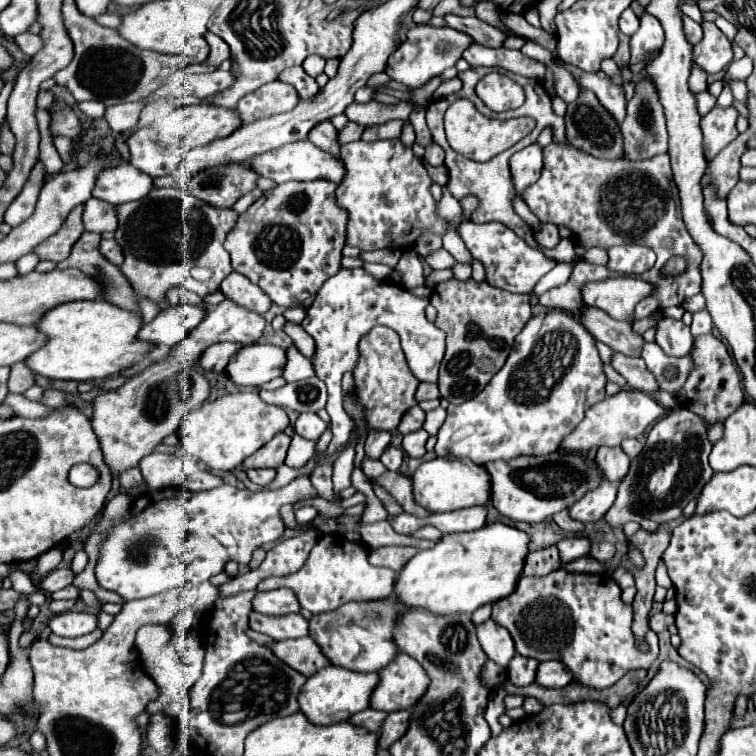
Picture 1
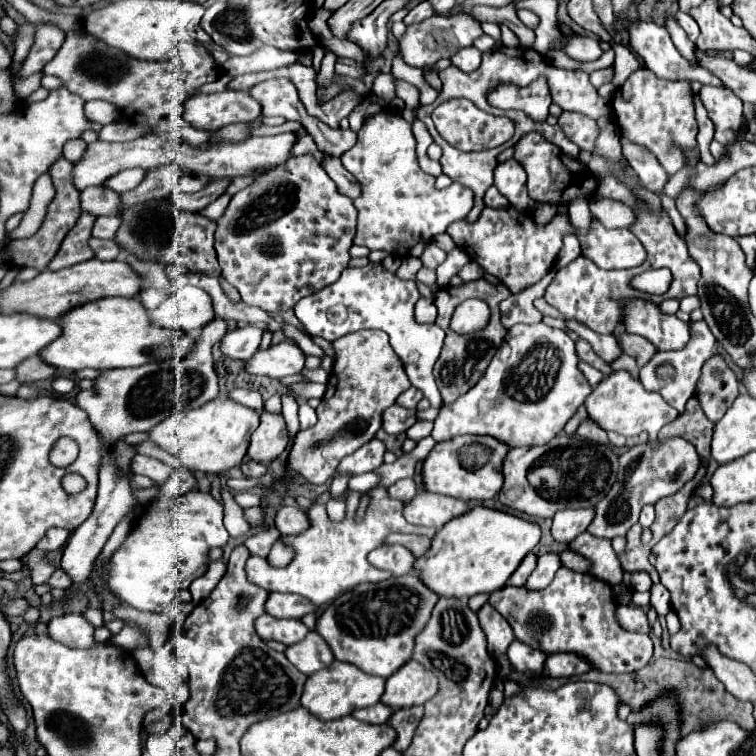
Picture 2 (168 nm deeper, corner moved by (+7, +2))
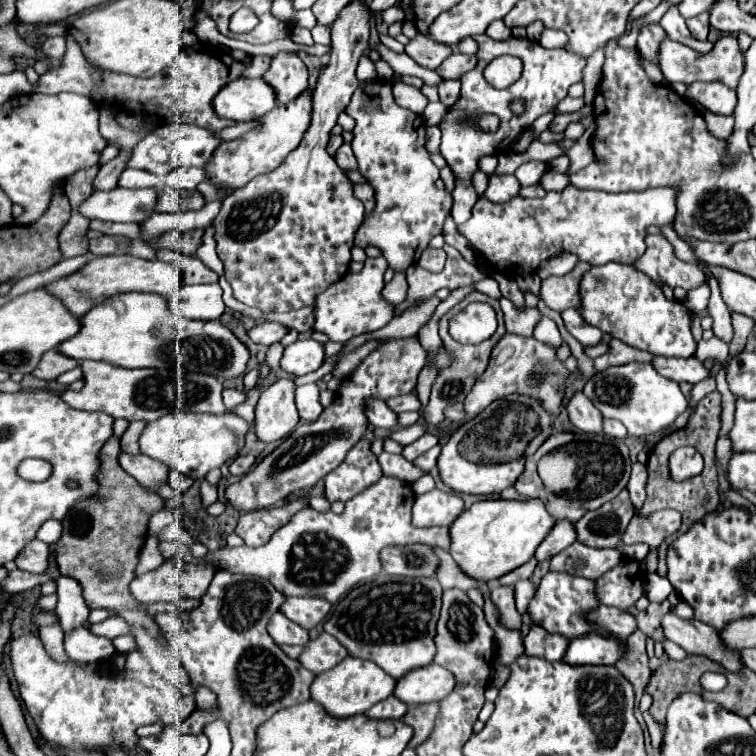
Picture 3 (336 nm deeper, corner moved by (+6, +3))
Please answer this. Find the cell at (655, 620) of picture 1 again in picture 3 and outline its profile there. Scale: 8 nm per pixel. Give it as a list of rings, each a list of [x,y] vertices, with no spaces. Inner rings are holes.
[[[598,606],[588,614],[592,624],[612,632],[618,638],[628,638],[636,630],[636,620],[630,612],[622,612],[612,606]]]

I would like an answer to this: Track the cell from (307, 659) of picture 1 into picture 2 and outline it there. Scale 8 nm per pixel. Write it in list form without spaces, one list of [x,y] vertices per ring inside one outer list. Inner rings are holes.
[[[309,631],[307,637],[297,645],[289,645],[285,649],[285,655],[305,675],[321,671],[325,665],[331,665],[335,659],[331,649],[325,645],[323,637],[317,635],[315,631]]]

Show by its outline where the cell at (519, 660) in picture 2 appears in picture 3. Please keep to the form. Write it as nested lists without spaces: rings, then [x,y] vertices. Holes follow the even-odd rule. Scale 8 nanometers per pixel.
[[[532,626],[528,636],[524,638],[526,654],[530,656],[542,656],[546,660],[562,660],[568,650],[570,640],[564,640],[564,636],[552,636],[550,632],[544,632],[540,626]]]

